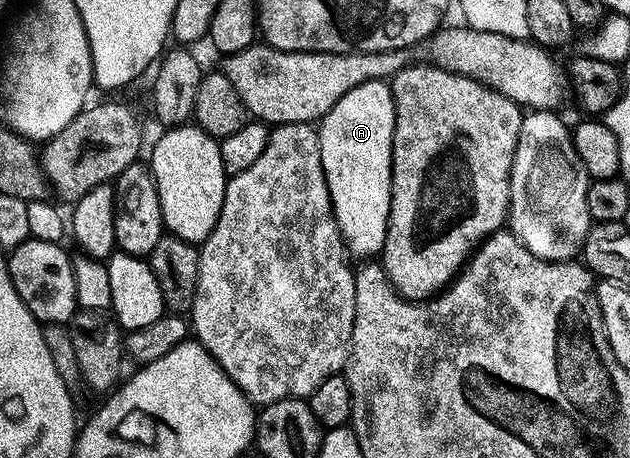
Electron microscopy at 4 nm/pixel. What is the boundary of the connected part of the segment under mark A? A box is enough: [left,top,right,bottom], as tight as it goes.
[318,79,396,257]

